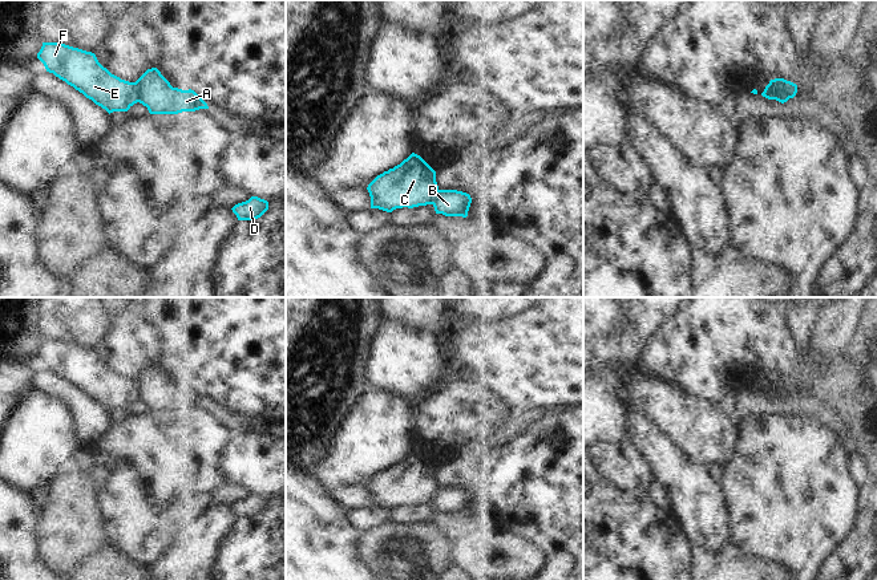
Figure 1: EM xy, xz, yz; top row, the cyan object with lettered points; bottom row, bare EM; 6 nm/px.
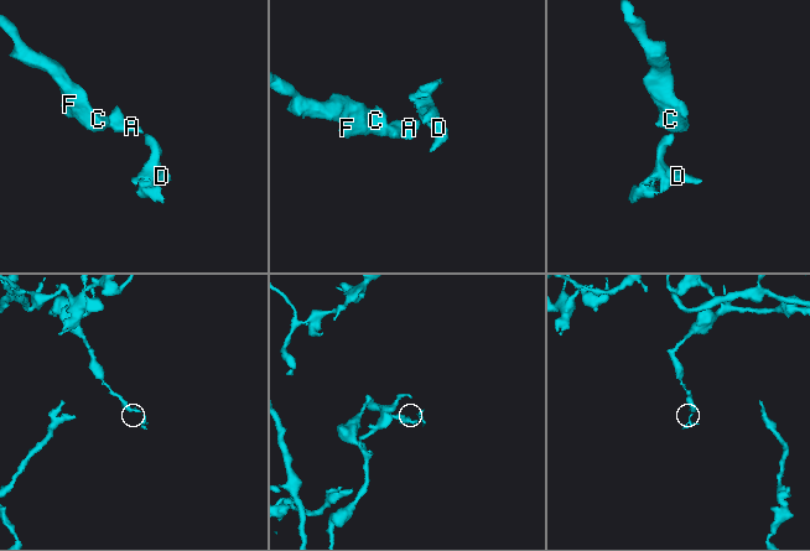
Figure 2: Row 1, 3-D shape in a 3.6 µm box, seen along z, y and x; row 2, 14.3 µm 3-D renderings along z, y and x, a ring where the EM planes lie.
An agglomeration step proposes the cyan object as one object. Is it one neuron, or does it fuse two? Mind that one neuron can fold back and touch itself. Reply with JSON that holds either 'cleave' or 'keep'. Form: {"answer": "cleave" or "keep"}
{"answer": "cleave"}

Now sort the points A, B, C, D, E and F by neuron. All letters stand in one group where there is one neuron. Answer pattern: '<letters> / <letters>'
A B D / C E F

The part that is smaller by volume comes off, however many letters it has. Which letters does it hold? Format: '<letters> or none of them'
A, B, D

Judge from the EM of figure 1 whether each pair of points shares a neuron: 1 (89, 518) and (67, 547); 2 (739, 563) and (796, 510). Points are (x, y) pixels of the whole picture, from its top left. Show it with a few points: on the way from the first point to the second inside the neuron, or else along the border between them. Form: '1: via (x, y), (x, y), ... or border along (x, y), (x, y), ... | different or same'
1: via (83, 524), (67, 540) | same
2: border along (731, 550), (755, 554), (779, 563) | different

